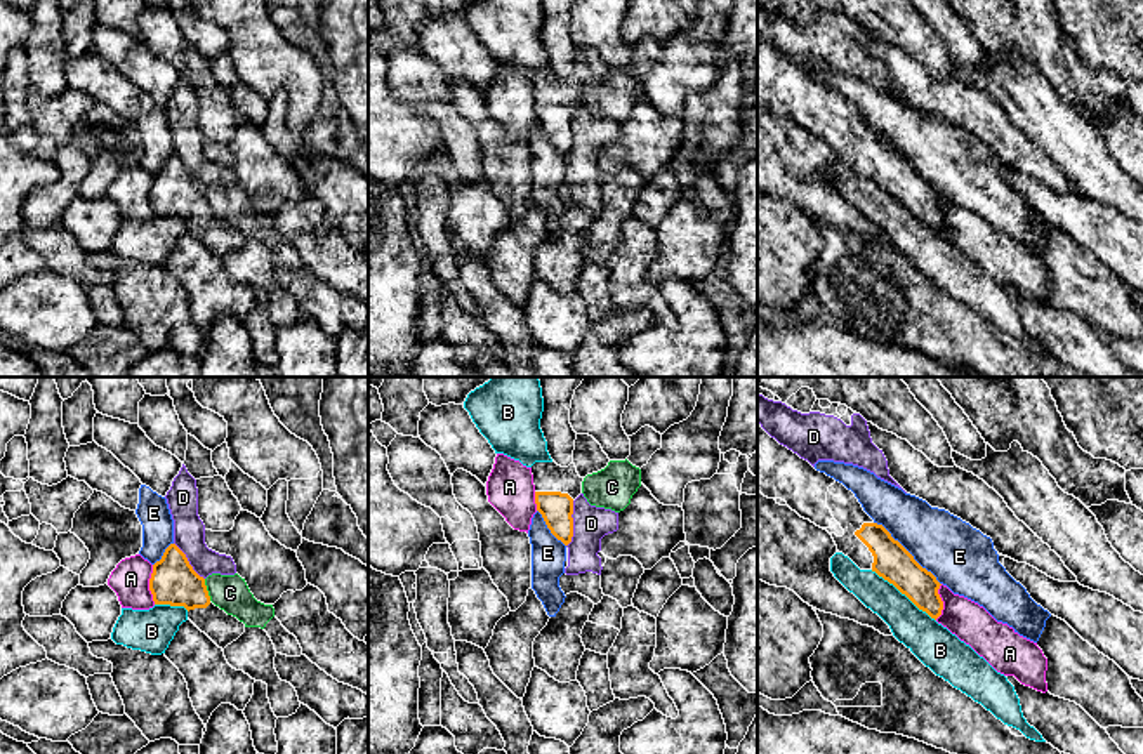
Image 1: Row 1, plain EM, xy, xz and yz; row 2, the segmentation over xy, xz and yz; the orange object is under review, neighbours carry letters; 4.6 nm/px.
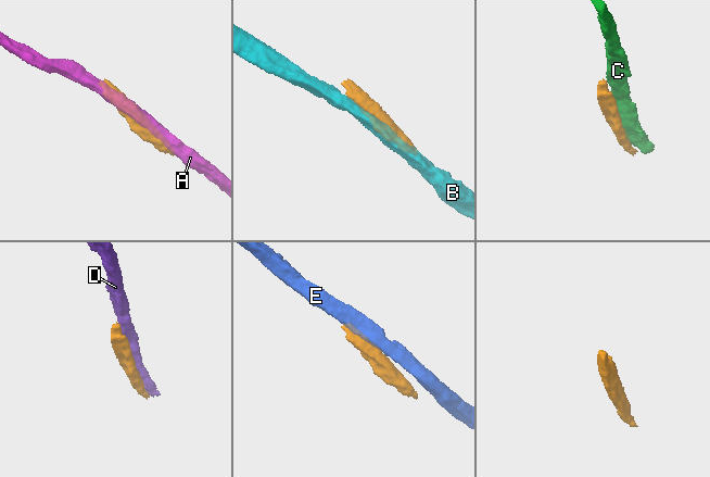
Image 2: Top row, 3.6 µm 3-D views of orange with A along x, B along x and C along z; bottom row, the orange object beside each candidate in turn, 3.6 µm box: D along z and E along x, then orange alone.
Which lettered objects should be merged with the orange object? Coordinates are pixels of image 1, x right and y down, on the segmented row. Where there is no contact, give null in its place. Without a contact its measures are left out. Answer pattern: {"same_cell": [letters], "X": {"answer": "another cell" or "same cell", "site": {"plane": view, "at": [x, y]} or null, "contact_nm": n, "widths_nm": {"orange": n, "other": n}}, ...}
{"same_cell": [], "A": {"answer": "another cell", "site": {"plane": "xy", "at": [150, 584]}, "contact_nm": 180, "widths_nm": {"orange": 220, "other": 180}}, "B": {"answer": "another cell", "site": {"plane": "yz", "at": [904, 593]}, "contact_nm": 380, "widths_nm": {"orange": 170, "other": 190}}, "C": {"answer": "another cell", "site": {"plane": "xy", "at": [205, 589]}, "contact_nm": 110, "widths_nm": {"orange": 220, "other": 170}}, "D": {"answer": "another cell", "site": {"plane": "xz", "at": [572, 523]}, "contact_nm": 220, "widths_nm": {"orange": 150, "other": 170}}, "E": {"answer": "another cell", "site": {"plane": "yz", "at": [909, 553]}, "contact_nm": 420, "widths_nm": {"orange": 170, "other": 300}}}

